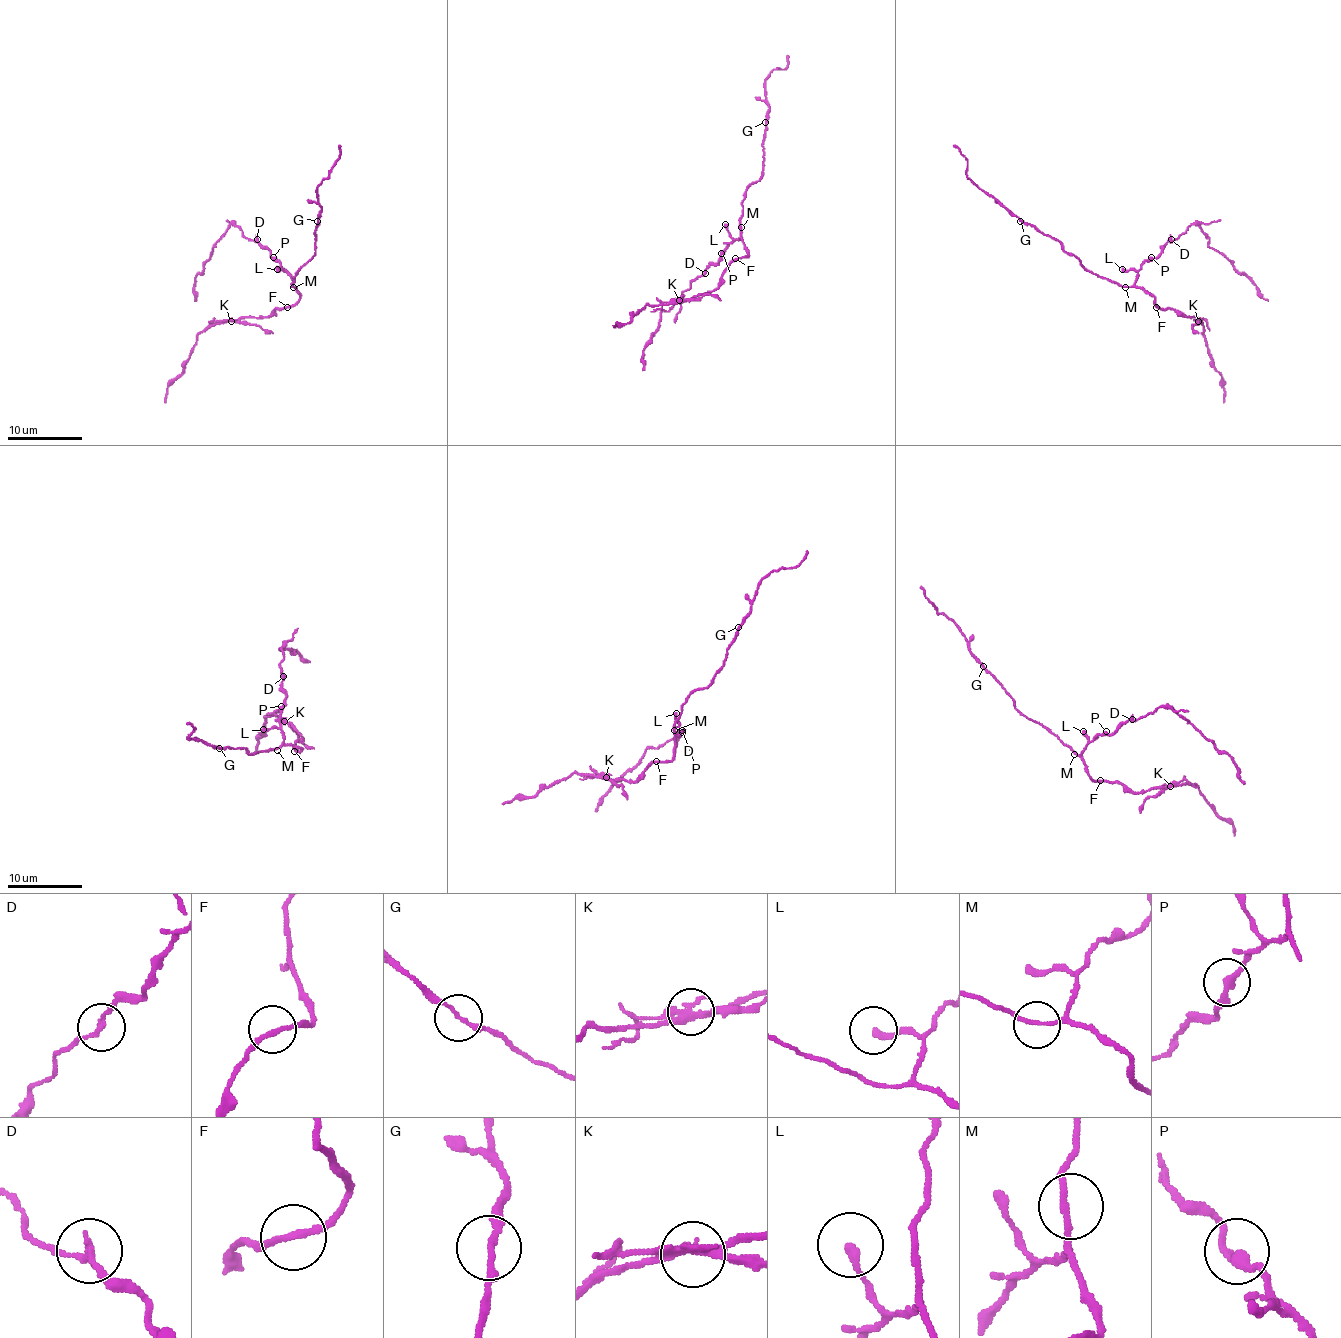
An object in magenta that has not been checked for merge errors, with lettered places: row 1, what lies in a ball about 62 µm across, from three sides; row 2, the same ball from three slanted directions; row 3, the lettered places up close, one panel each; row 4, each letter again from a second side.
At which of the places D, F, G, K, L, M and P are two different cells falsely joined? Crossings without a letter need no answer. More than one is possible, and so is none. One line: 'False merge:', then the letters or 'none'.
False merge: D, K

